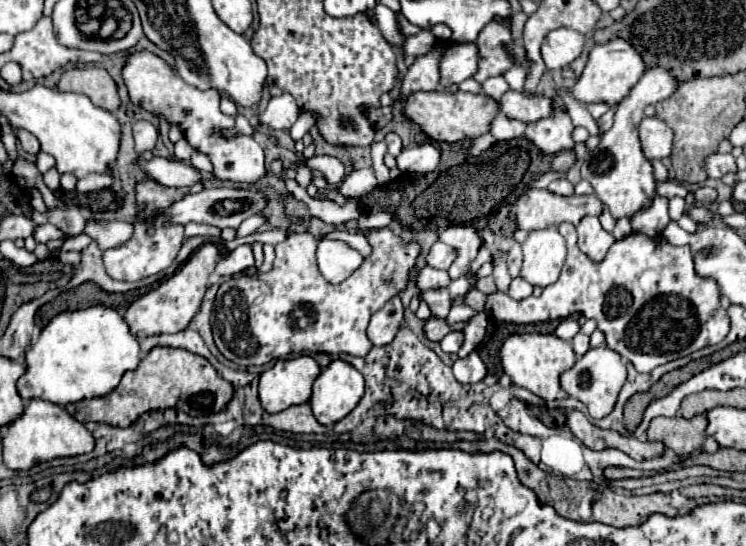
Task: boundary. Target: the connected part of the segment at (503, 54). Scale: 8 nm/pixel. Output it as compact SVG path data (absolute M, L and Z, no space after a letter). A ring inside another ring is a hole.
M493 21L473 41L477 43L477 49L481 55L477 75L473 75L477 83L483 83L487 77L495 77L507 71L513 65L509 61L509 53L515 53L519 59L525 59L525 49L519 45L513 45L509 39L511 39L509 29Z

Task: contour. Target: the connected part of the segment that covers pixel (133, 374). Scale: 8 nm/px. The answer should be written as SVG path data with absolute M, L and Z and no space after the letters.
M155 347L141 359L135 371L127 371L115 391L99 399L83 399L79 403L67 405L67 411L77 421L101 421L113 427L129 427L135 423L145 411L157 409L179 409L191 417L219 413L227 407L233 397L233 385L219 377L213 365L195 353L185 349L171 347Z

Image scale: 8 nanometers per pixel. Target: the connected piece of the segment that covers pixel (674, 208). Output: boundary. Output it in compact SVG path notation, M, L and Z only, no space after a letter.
M673 197L669 200L668 211L672 221L678 221L686 208L685 199L681 197Z

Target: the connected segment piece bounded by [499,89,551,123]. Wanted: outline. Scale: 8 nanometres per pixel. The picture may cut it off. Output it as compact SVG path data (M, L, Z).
M509 89L509 91L499 99L501 111L503 111L507 117L521 119L521 121L527 121L527 123L551 115L551 107L539 107L539 105L535 105L537 101L541 101L541 99L529 99L529 97L525 97L523 93L513 91L513 89Z

